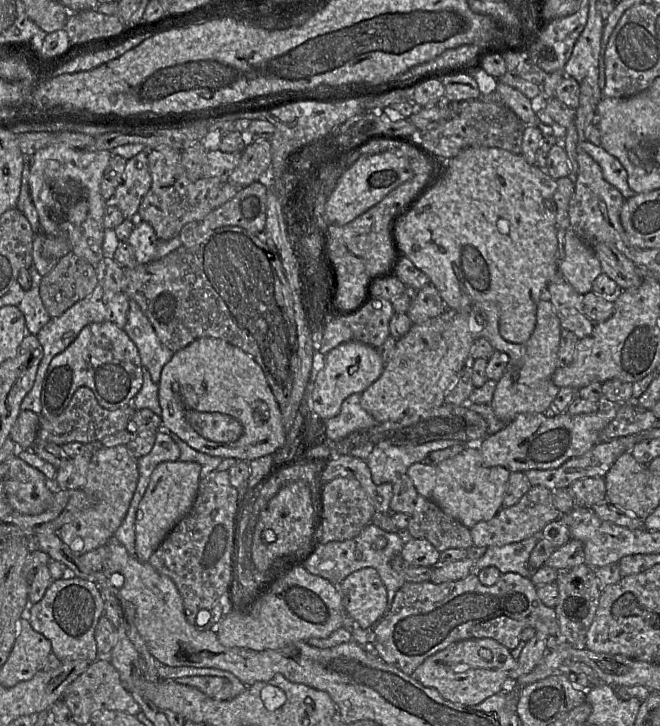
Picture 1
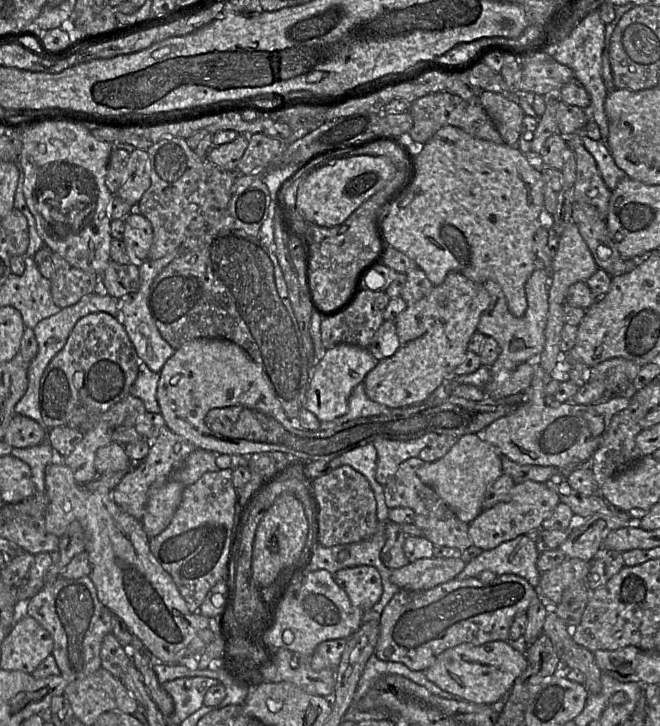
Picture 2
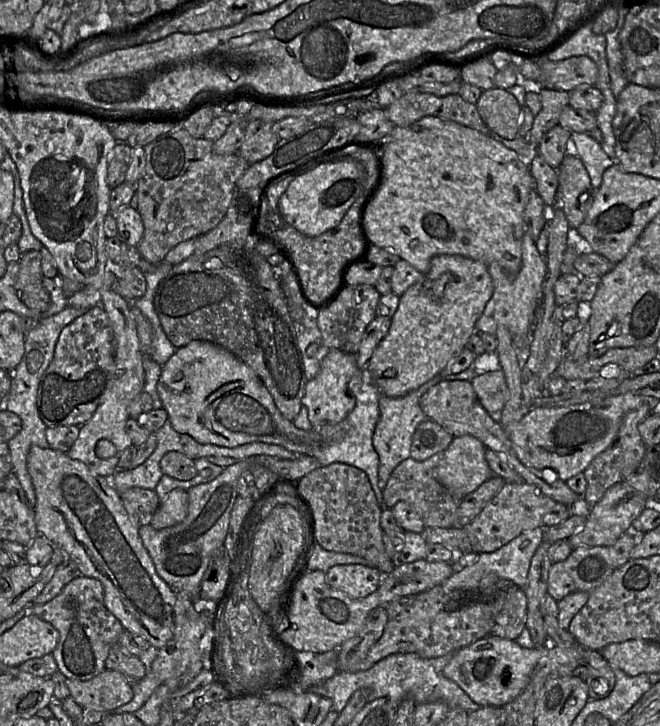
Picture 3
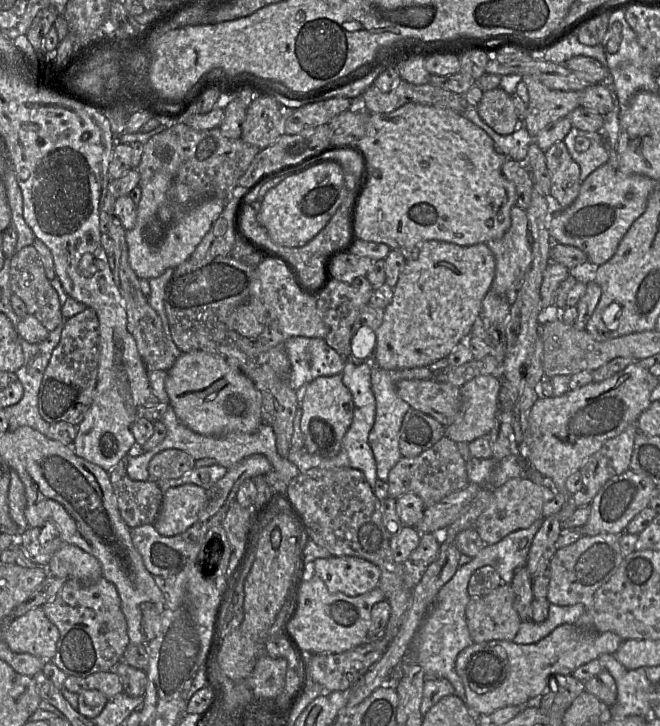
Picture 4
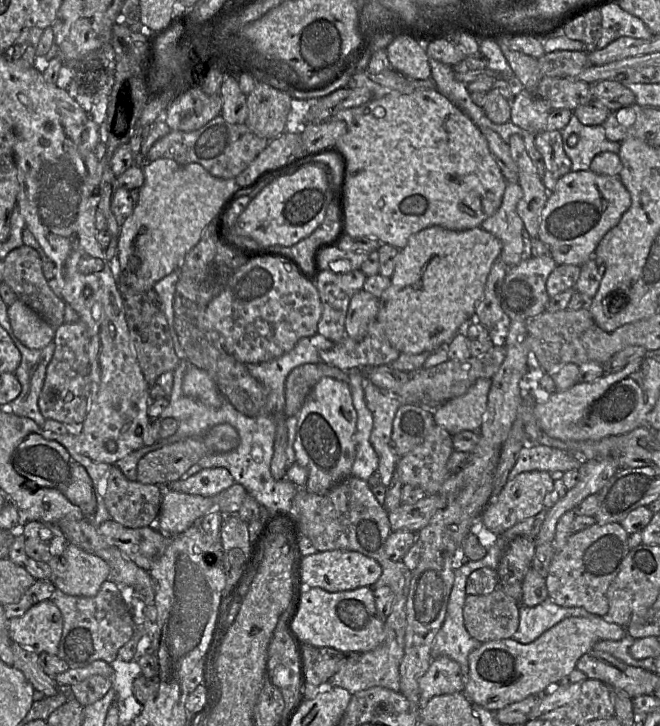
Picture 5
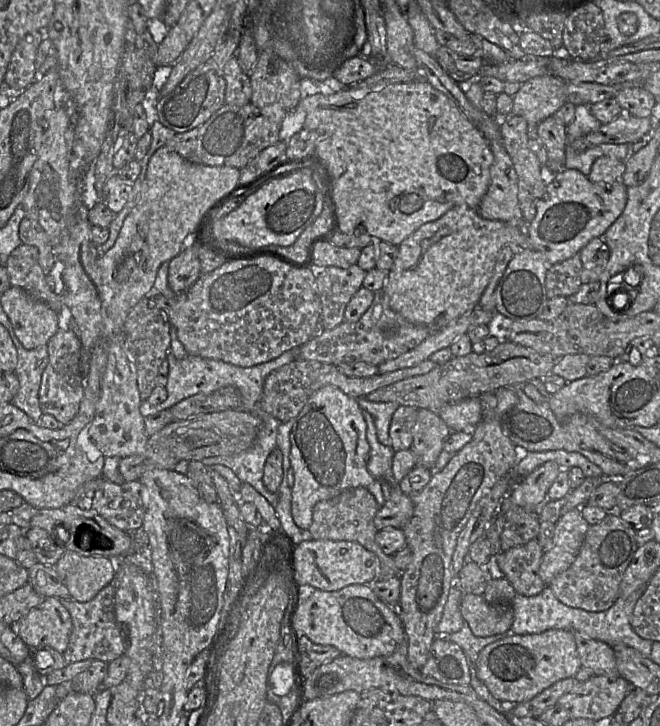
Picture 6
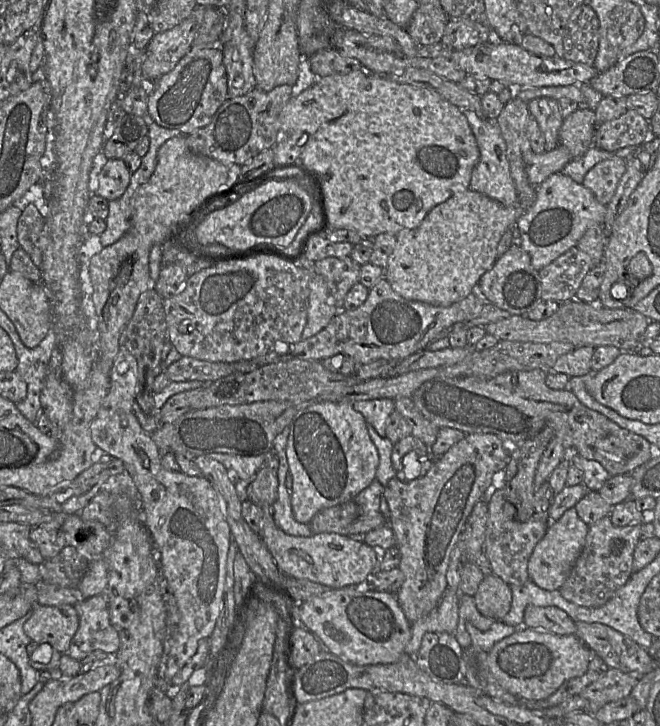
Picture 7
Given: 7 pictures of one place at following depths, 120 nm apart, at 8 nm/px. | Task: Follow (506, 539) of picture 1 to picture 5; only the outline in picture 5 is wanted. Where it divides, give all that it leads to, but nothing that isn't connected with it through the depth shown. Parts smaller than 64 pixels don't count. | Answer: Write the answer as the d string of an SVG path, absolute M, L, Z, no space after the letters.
M531 471L521 473L513 481L508 481L482 512L479 528L487 530L489 538L499 536L516 524L543 511L544 499L554 489L555 476L546 471Z

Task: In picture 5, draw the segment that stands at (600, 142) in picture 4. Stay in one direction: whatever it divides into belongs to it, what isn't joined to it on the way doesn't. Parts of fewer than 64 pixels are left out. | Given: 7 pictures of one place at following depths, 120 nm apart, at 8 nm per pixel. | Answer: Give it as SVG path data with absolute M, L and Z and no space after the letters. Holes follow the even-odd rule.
M572 115L569 123L561 130L564 151L571 160L572 171L590 170L593 158L603 152L617 153L620 149L619 142L612 142L606 138L603 125L583 125L575 115ZM577 134L579 141L574 147L567 144L568 137Z

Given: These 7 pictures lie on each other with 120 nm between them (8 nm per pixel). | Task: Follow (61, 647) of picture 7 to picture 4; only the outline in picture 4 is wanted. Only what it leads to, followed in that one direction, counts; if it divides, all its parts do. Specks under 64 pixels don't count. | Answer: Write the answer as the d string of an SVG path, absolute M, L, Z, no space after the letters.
M37 607L17 618L8 619L8 626L2 639L15 653L30 654L43 661L52 661L60 637L58 628L47 618L42 607Z

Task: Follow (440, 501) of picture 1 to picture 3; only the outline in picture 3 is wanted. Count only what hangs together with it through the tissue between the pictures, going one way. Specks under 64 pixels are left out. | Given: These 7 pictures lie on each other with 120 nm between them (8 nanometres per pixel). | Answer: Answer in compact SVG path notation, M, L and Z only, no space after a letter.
M471 435L454 437L443 452L438 465L431 470L431 476L444 486L457 502L460 502L466 495L494 476L485 459L485 451L484 444Z

